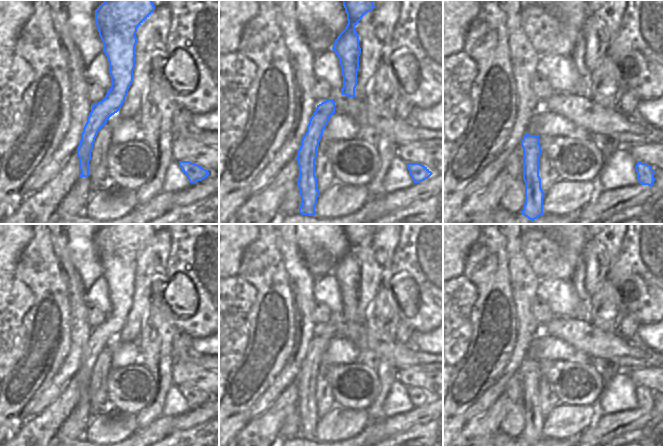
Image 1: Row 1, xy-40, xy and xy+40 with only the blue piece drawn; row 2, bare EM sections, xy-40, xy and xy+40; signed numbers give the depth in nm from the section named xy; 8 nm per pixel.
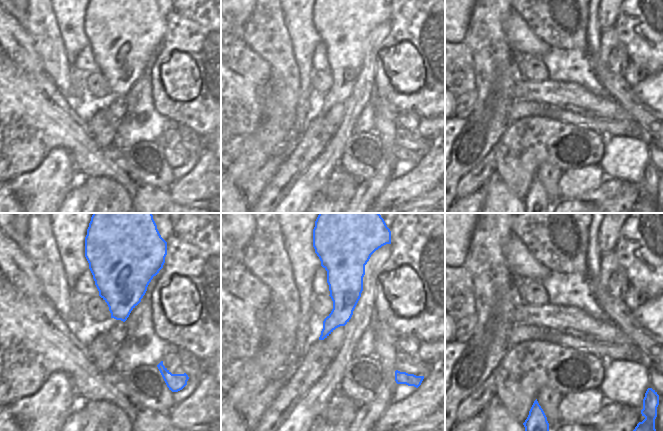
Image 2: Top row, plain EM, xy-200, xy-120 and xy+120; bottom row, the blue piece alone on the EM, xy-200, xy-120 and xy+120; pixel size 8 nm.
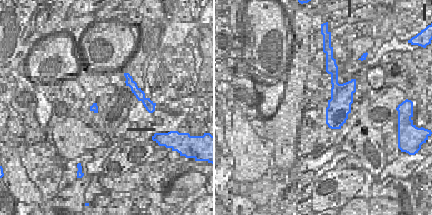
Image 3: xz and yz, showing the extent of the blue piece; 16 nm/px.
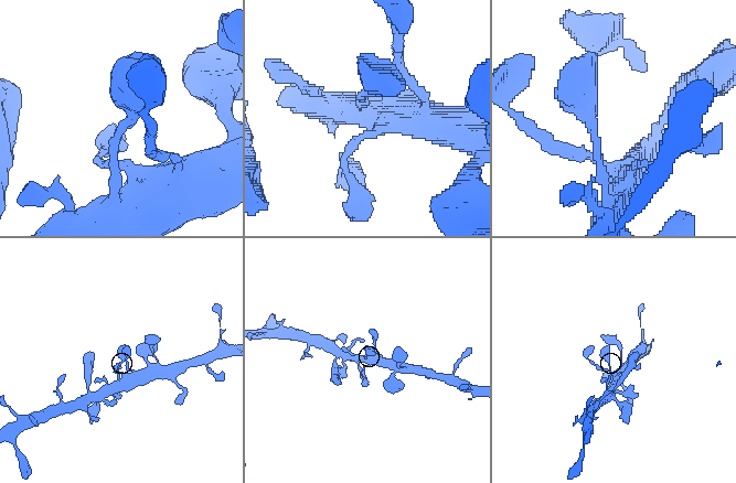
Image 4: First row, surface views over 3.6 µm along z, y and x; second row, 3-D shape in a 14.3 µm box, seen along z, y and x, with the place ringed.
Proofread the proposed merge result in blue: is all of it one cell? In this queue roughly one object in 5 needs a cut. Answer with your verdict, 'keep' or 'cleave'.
keep

